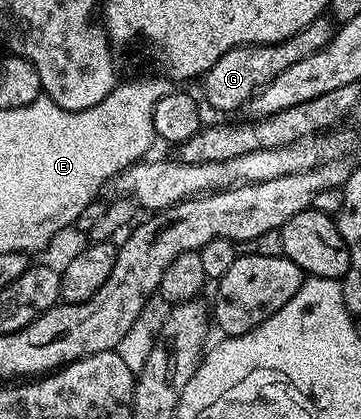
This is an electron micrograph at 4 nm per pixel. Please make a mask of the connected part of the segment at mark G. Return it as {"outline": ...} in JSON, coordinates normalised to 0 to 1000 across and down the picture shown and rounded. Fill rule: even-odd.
{"outline":[[[892,38],[861,48],[850,67],[828,67],[817,86],[781,100],[640,115],[640,124],[607,134],[607,143],[596,143],[596,153],[584,153],[579,169],[554,189],[551,203],[568,222],[565,251],[579,251],[590,263],[657,263],[665,253],[668,260],[687,255],[690,241],[740,200],[751,200],[762,181],[795,172],[806,153],[828,153],[828,143],[850,143],[850,134],[884,124],[884,115],[911,103],[925,79],[925,55],[909,41]]]}

